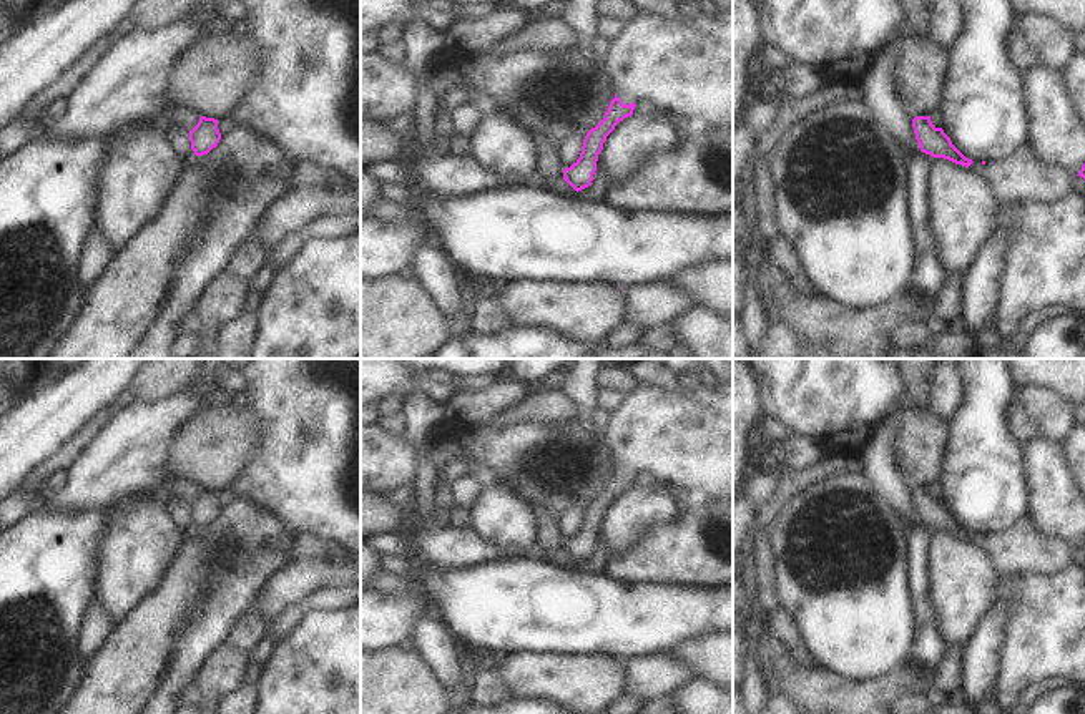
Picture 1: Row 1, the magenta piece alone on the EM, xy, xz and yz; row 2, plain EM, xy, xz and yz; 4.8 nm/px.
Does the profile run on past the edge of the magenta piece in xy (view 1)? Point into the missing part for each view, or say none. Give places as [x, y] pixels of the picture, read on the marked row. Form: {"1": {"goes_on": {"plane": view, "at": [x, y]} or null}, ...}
{"1": {"goes_on": null}}

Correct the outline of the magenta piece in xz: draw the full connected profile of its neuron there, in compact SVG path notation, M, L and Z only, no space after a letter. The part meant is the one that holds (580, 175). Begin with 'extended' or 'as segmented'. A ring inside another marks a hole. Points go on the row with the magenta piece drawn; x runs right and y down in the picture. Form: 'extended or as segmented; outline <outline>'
extended; outline M716 8L714 17L700 13L695 18L636 12L623 20L621 32L610 40L601 60L613 80L615 98L605 118L587 133L580 158L563 169L563 179L577 193L592 184L606 136L640 103L678 113L695 126L733 130L733 8Z

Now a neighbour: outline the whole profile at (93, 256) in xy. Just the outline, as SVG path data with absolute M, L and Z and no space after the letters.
M93 223L78 251L78 262L75 269L78 286L83 289L91 287L108 266L113 254L115 251L108 246L103 234Z

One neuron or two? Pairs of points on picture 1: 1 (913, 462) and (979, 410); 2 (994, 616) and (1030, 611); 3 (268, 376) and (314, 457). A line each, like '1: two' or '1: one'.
1: two
2: two
3: one

